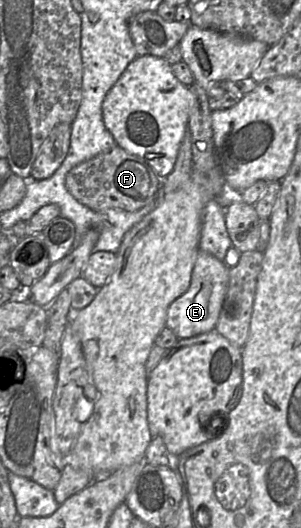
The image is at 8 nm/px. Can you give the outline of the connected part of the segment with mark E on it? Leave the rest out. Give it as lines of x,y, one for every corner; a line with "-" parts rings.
199,249
188,290
174,300
167,311
166,327
171,329
178,339
187,339
215,330
227,292
228,270
226,262

